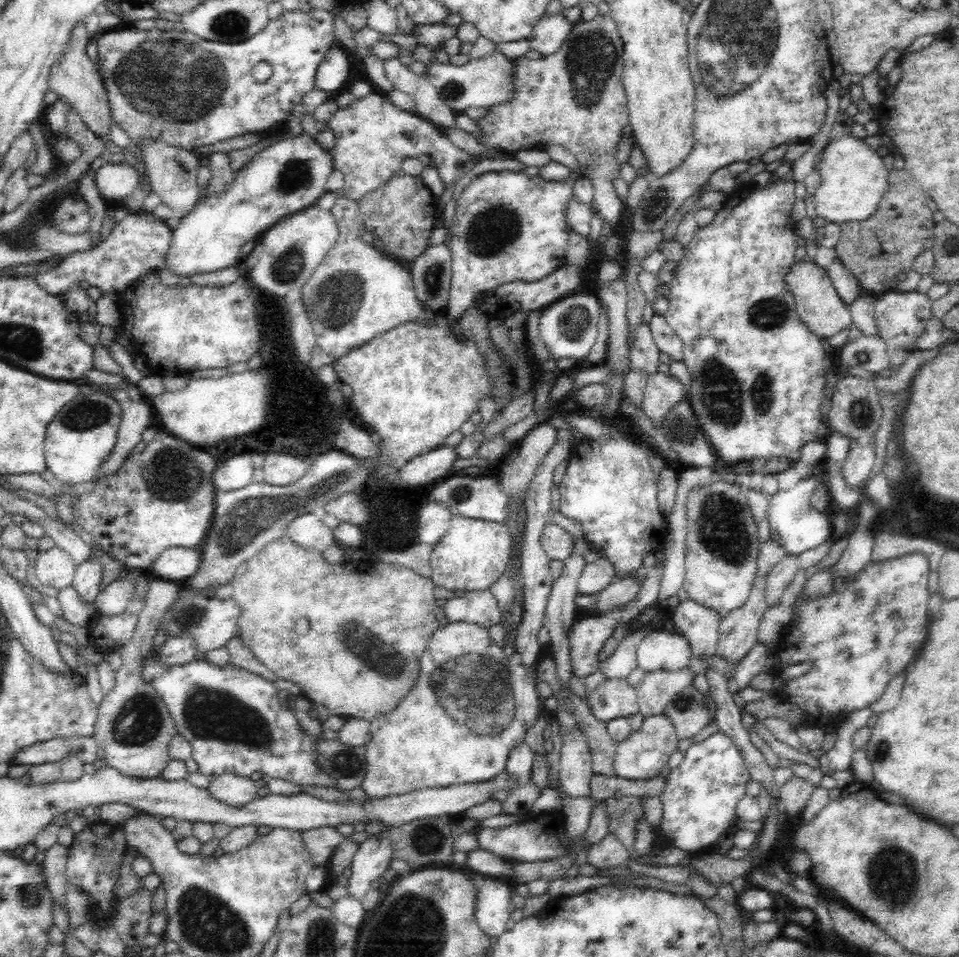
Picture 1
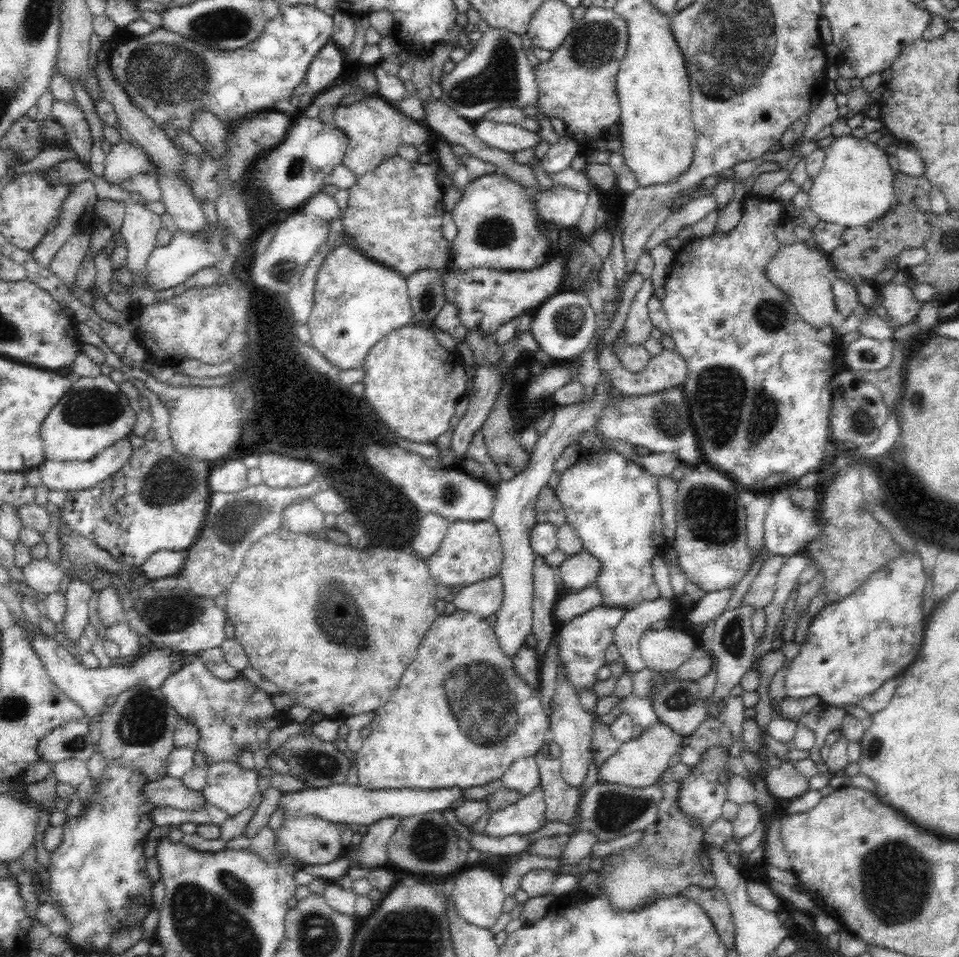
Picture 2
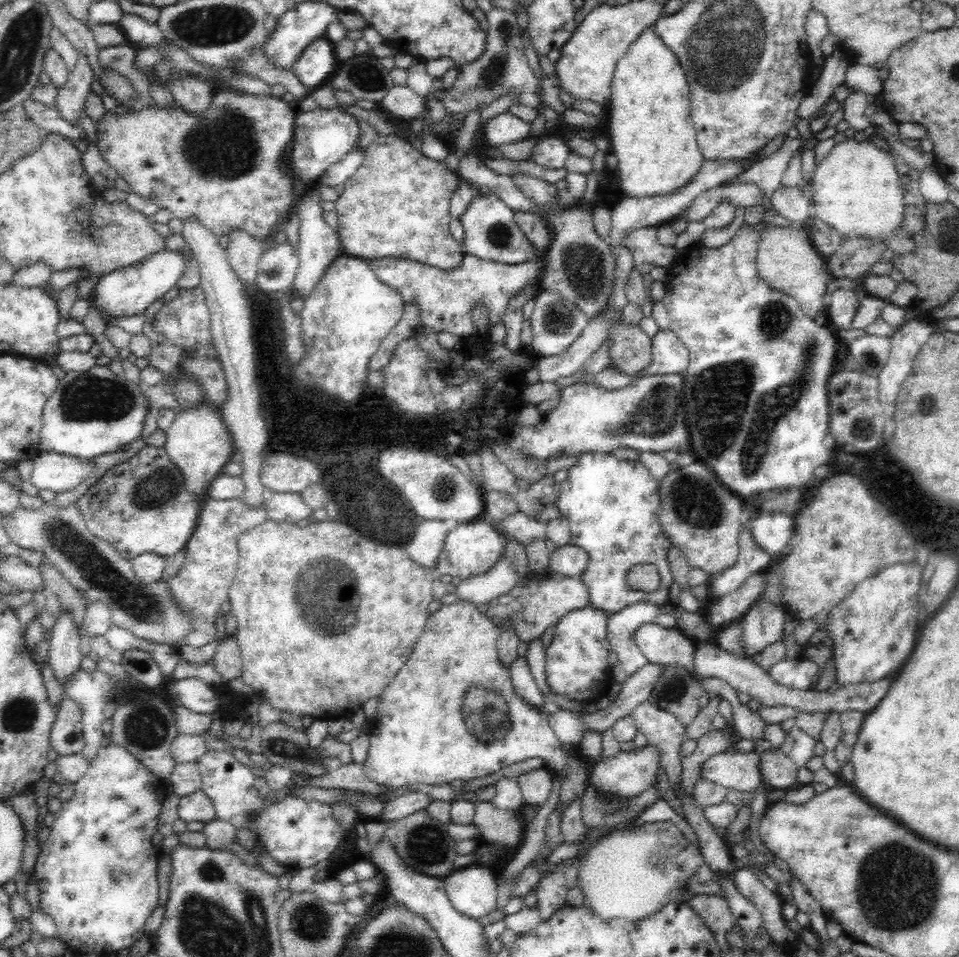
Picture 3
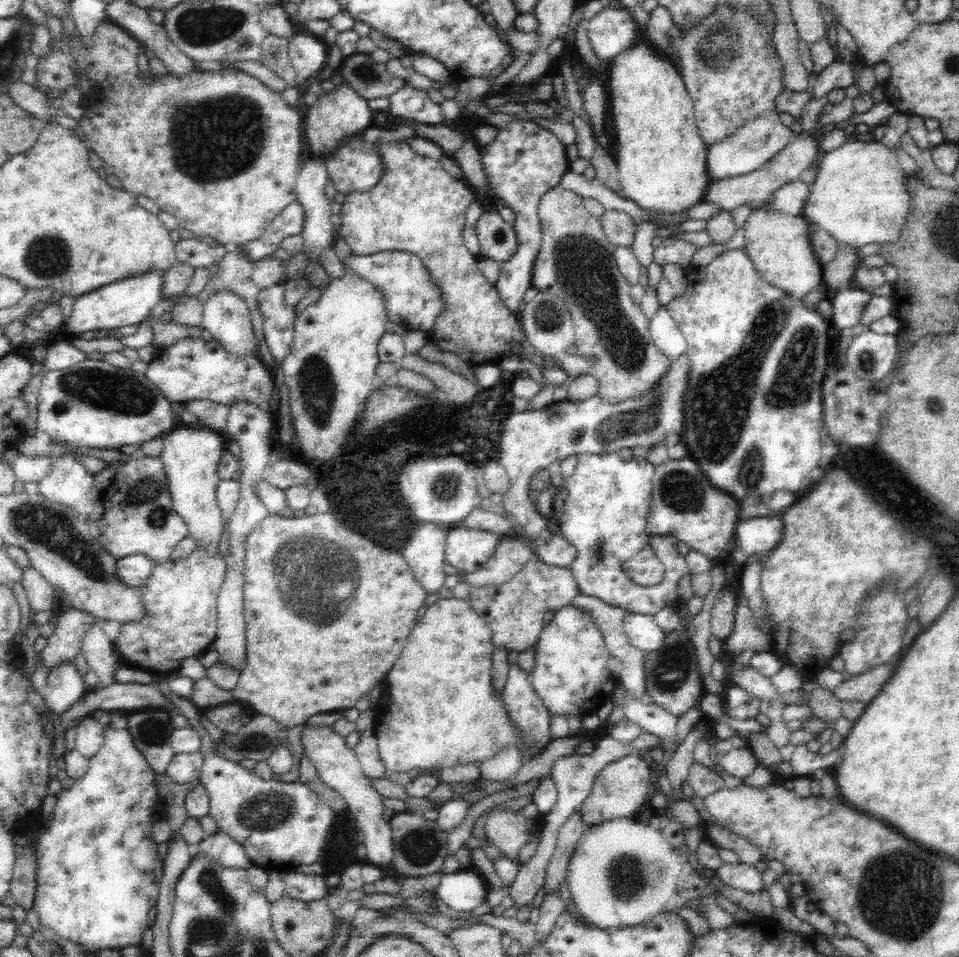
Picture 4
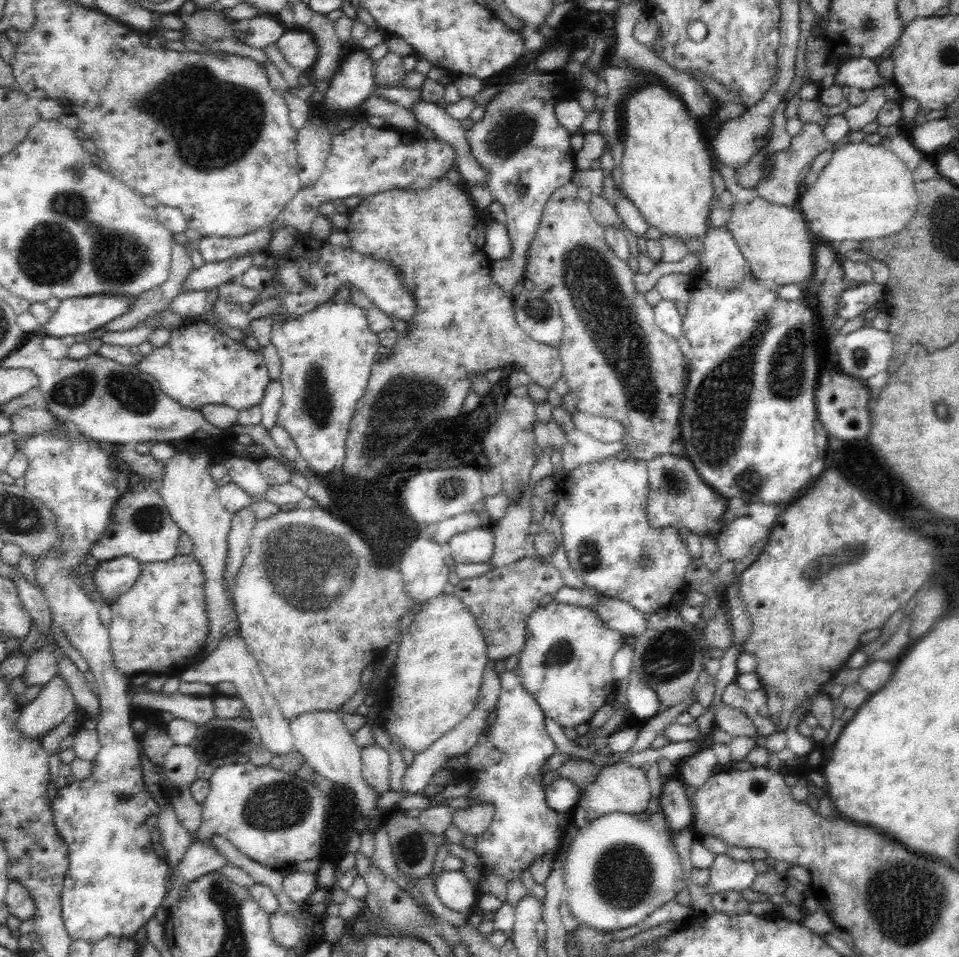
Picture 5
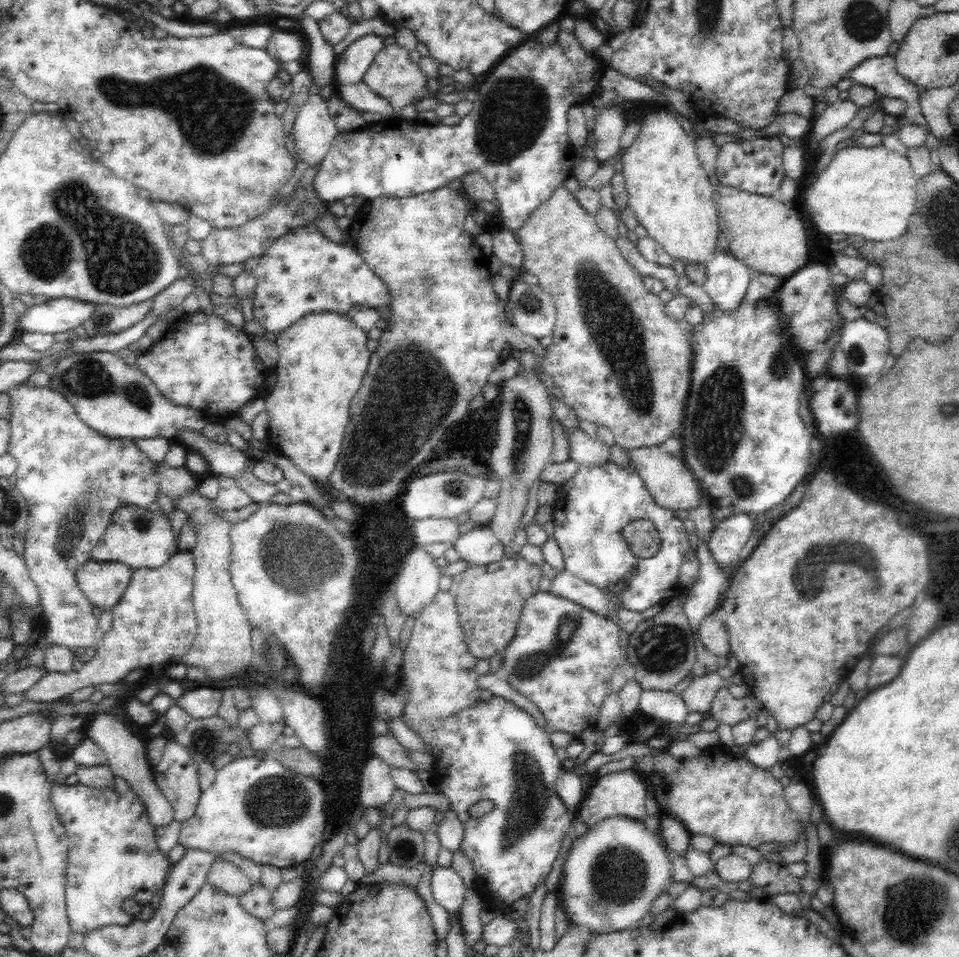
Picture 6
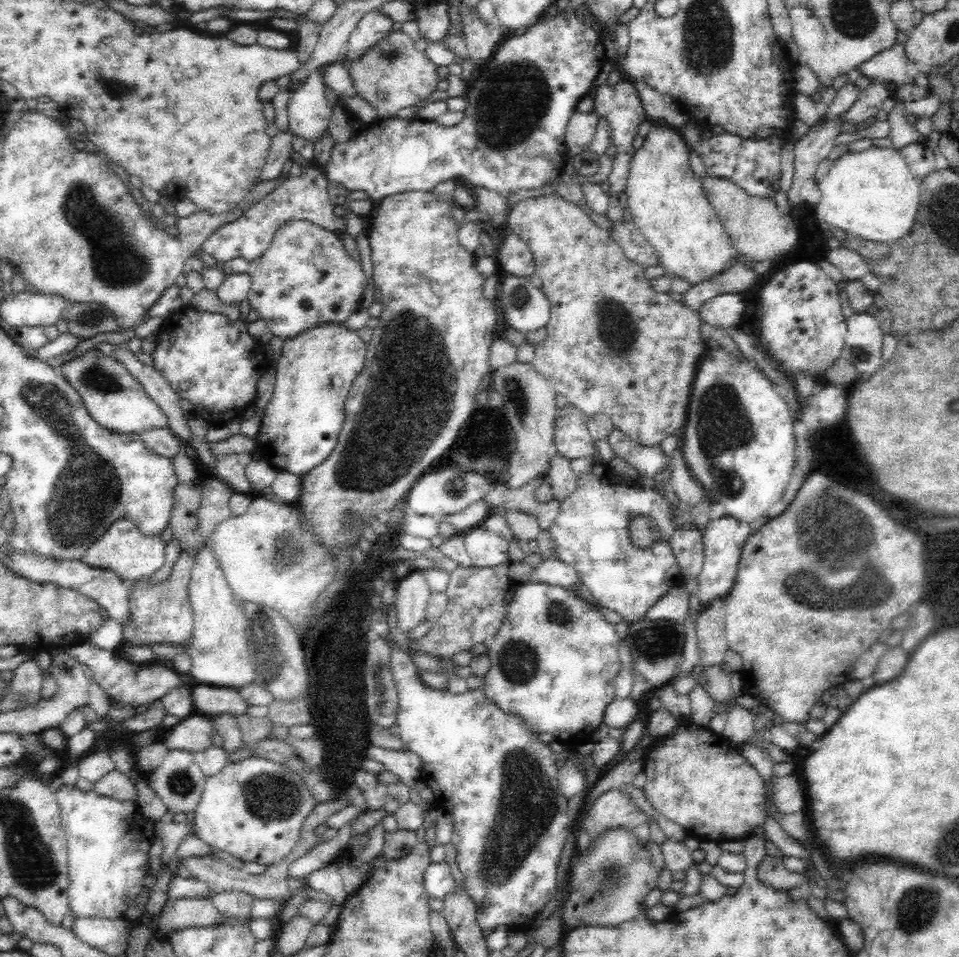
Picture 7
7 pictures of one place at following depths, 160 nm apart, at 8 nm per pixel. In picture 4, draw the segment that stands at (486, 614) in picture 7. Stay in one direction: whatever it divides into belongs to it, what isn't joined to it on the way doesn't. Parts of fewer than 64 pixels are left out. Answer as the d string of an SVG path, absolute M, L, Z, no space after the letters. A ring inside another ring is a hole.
M535 557L526 562L524 568L504 584L469 587L468 603L490 625L494 646L504 647L508 652L516 650L519 653L532 648L538 642L538 634L544 626L544 614L548 610L556 611L570 605L579 592L569 567L560 568L544 564Z

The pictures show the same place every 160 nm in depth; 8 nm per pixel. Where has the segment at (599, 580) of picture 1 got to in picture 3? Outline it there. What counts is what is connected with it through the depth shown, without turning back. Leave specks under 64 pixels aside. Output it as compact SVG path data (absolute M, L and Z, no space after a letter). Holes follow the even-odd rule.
M572 544L558 546L550 554L548 564L552 573L558 572L560 575L581 577L588 564L588 553L583 548Z

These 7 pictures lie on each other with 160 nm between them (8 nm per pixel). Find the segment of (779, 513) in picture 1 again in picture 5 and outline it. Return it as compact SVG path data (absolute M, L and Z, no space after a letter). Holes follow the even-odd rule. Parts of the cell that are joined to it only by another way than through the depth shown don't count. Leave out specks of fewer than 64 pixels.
M739 516L718 530L715 541L724 560L742 560L756 542L767 540L770 532L771 528L758 524L753 517Z

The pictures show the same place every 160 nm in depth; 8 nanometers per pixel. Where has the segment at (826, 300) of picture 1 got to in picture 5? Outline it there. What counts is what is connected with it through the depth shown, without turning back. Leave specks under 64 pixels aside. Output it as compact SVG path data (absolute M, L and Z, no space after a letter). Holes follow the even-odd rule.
M754 195L751 203L734 201L725 225L758 282L774 281L778 287L793 283L805 287L815 267L814 244L810 242L810 234L806 234L806 224L798 207L774 204Z

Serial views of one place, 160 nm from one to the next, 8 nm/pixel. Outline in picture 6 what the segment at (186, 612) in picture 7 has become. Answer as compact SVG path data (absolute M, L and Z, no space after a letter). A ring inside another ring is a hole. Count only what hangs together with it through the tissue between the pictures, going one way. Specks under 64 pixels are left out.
M178 551L172 558L158 568L139 568L132 572L128 588L120 597L120 602L111 608L112 626L100 642L96 654L83 667L70 674L63 672L47 672L32 688L28 688L25 694L26 701L32 702L54 702L70 695L79 688L96 684L118 683L132 670L136 668L148 668L156 664L167 665L178 663L178 656L184 656L192 642L196 640L198 632L198 621L195 615L195 608L192 604L193 578L195 574L195 562L191 551Z

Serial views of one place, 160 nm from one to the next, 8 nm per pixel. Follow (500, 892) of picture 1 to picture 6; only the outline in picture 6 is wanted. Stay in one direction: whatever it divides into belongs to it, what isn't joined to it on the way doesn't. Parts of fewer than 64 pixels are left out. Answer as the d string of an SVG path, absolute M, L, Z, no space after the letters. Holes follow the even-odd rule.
M451 867L433 869L431 876L431 890L435 902L441 904L447 912L458 913L464 904L466 887L462 878Z

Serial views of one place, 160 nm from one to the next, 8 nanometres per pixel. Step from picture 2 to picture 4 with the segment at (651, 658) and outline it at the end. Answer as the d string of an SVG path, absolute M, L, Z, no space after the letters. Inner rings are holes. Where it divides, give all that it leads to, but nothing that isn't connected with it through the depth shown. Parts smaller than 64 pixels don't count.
M629 611L622 622L622 629L629 638L630 644L645 653L660 650L667 634L658 626L653 615Z

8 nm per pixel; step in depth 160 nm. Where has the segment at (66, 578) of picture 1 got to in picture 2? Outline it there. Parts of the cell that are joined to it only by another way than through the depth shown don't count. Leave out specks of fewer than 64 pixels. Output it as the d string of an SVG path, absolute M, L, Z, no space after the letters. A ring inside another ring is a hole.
M47 558L32 559L22 567L22 571L29 588L46 595L56 592L65 578L65 571L60 564L52 563Z

